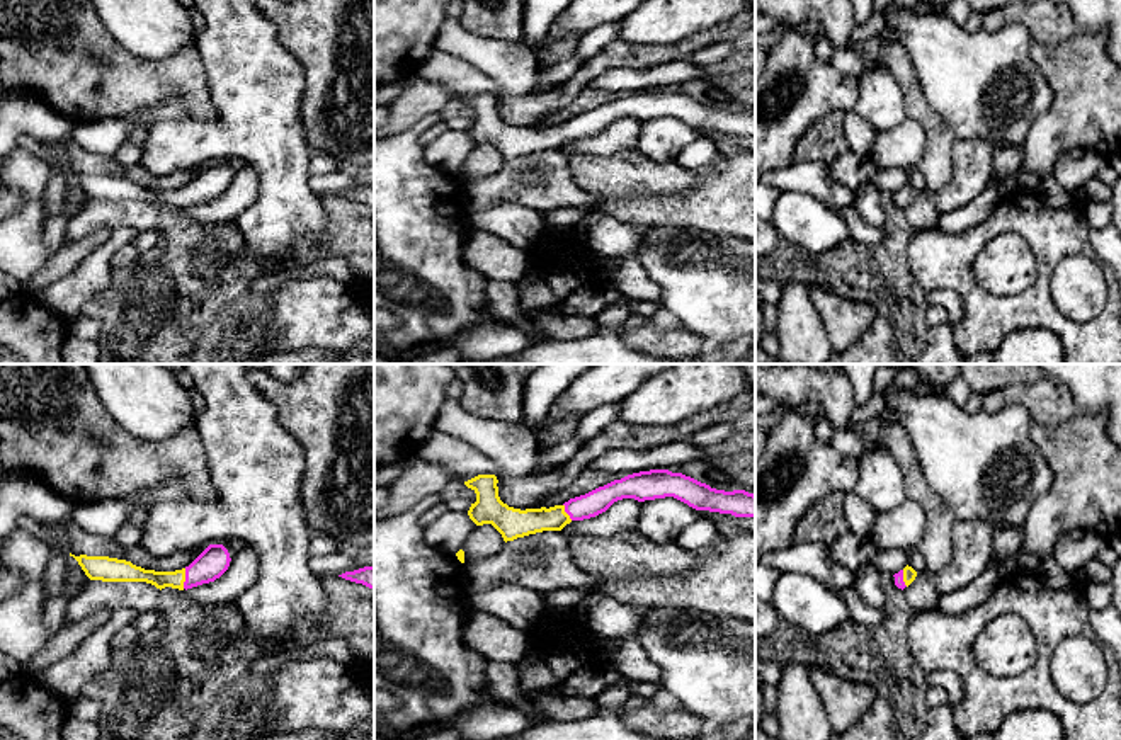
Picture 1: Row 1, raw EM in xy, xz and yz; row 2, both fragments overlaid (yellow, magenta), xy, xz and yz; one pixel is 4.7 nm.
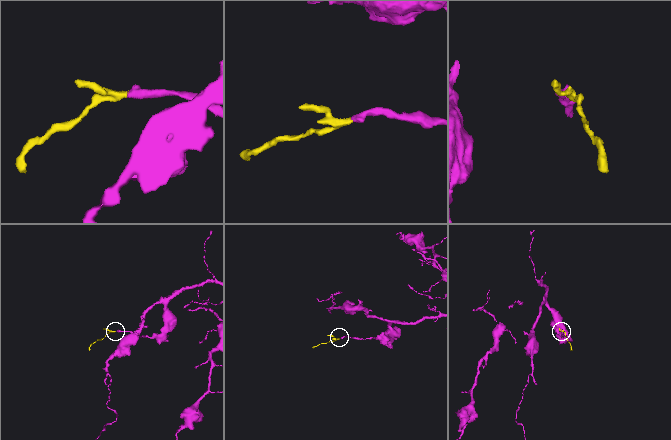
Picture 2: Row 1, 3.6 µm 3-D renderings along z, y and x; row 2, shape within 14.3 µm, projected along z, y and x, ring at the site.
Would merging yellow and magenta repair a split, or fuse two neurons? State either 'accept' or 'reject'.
accept

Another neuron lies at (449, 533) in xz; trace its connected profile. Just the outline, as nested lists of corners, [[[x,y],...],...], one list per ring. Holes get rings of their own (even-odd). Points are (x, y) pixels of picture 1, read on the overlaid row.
[[[447,510],[424,529],[424,536],[432,546],[456,555],[475,529],[476,524],[469,519],[468,512]]]

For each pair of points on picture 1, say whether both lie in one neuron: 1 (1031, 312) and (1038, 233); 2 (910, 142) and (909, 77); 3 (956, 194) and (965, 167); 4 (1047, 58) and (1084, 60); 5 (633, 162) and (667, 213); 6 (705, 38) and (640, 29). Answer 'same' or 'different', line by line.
1: same
2: different
3: same
4: same
5: different
6: different

